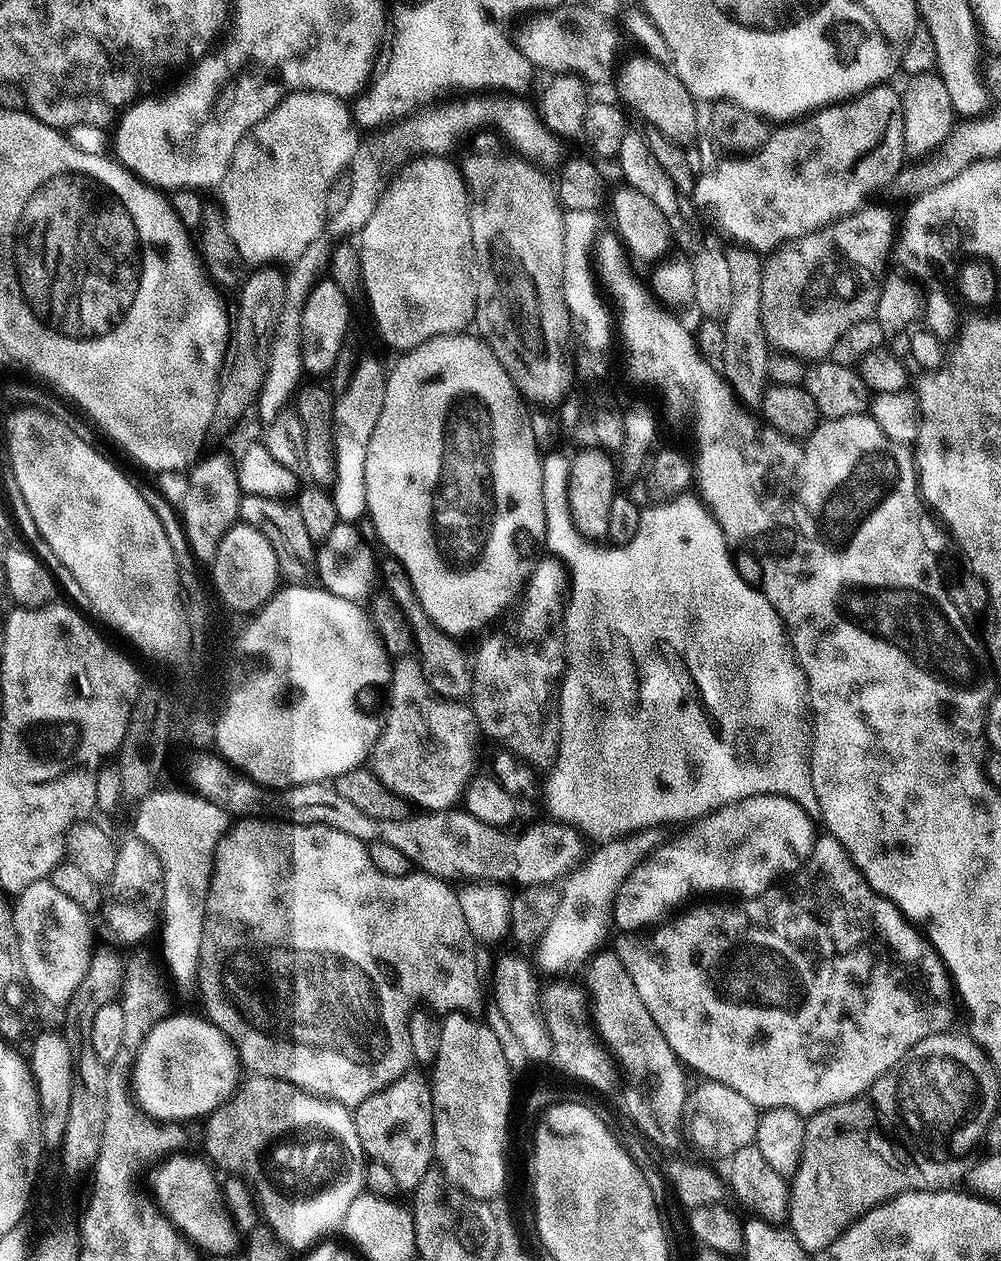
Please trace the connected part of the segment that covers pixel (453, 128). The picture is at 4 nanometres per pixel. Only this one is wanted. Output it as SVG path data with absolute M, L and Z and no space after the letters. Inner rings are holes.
M468 94L465 96L468 96L465 100L448 100L445 104L436 102L431 106L421 107L419 110L413 111L411 114L397 119L395 122L389 123L379 130L373 131L371 134L368 134L365 140L363 137L357 143L354 154L352 155L352 161L348 163L346 169L346 175L350 182L350 194L346 198L346 207L338 214L331 216L326 224L327 235L332 235L334 238L333 241L340 242L345 238L355 237L364 229L366 222L370 222L370 214L374 214L374 206L378 206L380 195L384 193L388 181L409 160L425 154L447 157L449 154L452 154L448 152L455 150L456 143L459 140L464 140L467 136L472 136L475 132L482 131L483 128L493 128L494 131L501 132L504 135L505 142L512 144L513 149L511 151L517 157L523 158L539 166L541 169L555 169L565 159L566 153L564 153L563 146L560 145L563 144L561 137L555 136L546 127L544 121L540 118L539 111L533 105L531 108L526 101L520 100L524 98L517 98L512 94Z

